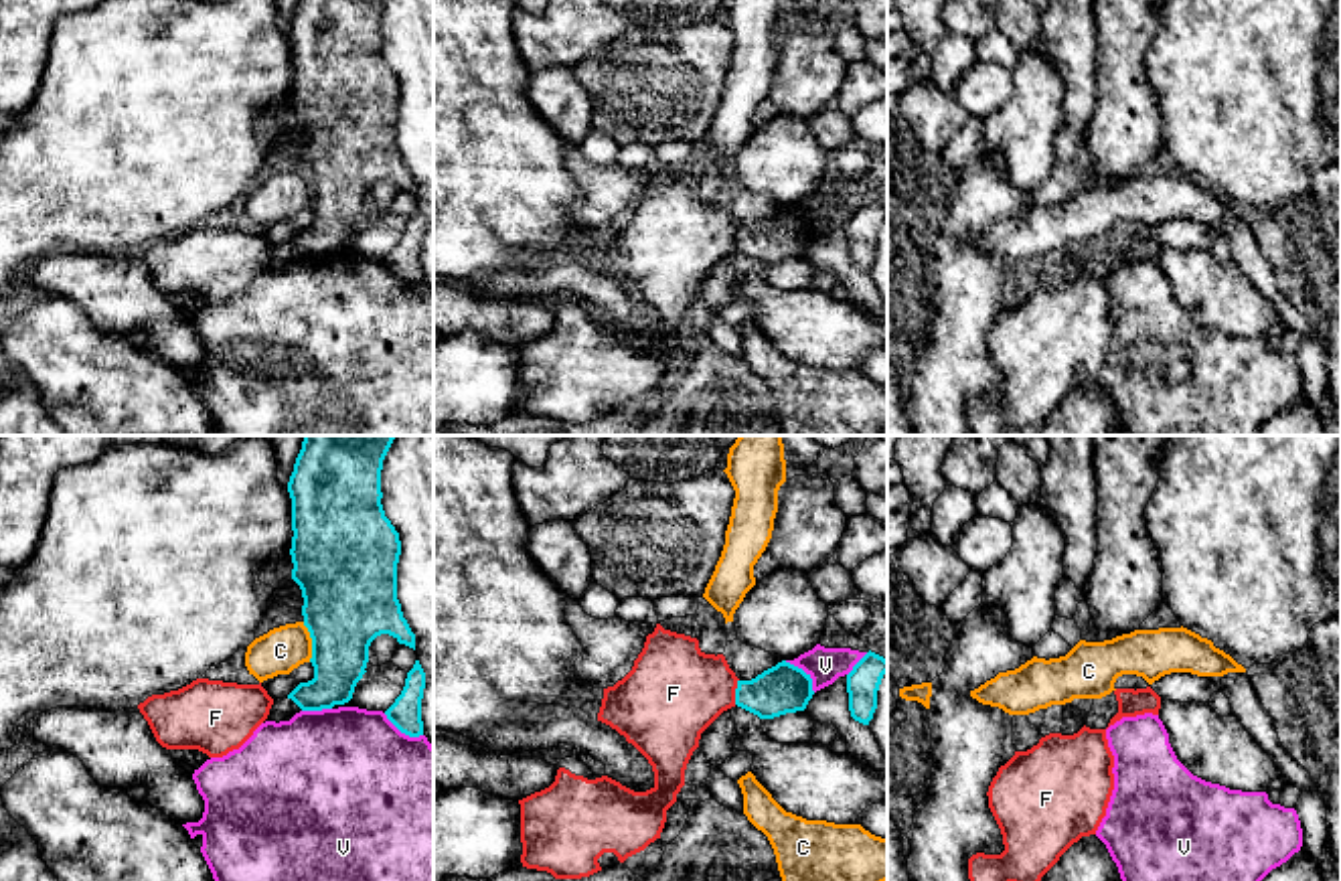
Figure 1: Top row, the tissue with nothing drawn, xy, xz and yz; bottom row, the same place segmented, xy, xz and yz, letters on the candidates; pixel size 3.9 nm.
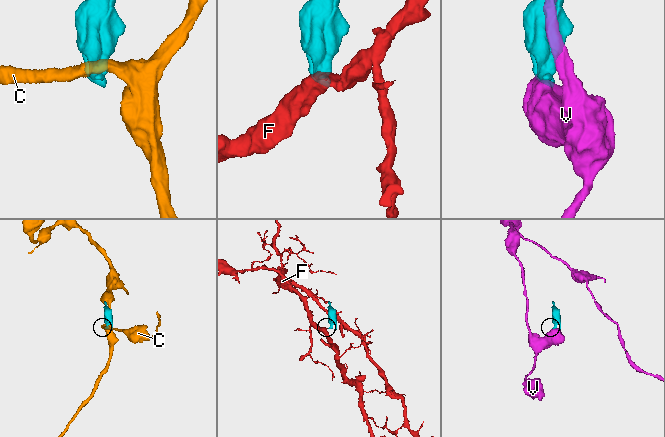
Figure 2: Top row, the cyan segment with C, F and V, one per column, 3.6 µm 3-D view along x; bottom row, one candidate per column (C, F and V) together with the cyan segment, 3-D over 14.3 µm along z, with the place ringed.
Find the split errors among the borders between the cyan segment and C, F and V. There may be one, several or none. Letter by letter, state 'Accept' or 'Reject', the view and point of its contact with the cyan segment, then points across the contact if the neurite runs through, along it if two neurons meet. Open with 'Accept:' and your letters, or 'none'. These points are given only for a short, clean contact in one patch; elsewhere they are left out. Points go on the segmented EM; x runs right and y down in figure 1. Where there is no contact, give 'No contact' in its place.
Accept: none
C: Reject. Touches cyan at xy (312, 643). Boundary: xy (302, 622), (310, 638), (310, 661)
F: Reject. Touches cyan at xz (736, 691). Boundary: xz (738, 679), (734, 703)
V: Reject. Touches cyan at xz (805, 673)

